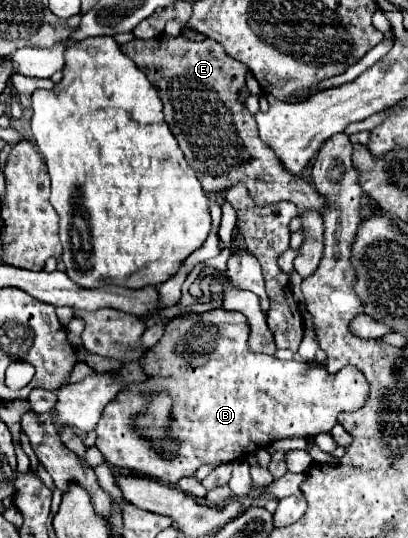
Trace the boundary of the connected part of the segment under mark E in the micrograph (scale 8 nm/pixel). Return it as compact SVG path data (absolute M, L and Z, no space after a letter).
M158 35L154 39L132 39L130 43L120 45L122 53L128 55L140 71L146 73L148 81L152 87L156 87L160 101L164 103L164 119L176 137L180 149L184 151L188 163L200 175L200 183L206 193L222 193L230 185L244 183L252 195L256 195L256 203L280 203L280 201L290 201L298 207L298 211L308 213L316 211L324 215L324 207L328 201L302 177L294 177L288 173L284 167L280 167L276 153L272 147L268 147L260 137L258 137L258 127L250 111L238 101L238 91L246 85L246 73L248 69L244 63L232 59L220 43L212 39L204 41L192 41L182 35L170 37L170 35Z

